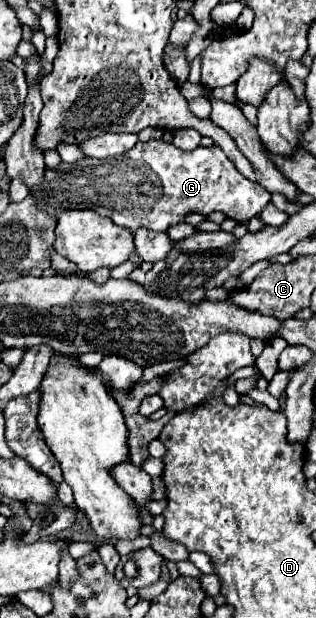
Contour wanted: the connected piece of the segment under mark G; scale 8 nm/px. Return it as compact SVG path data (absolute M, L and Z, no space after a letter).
M163 140L137 142L127 154L119 154L119 156L111 156L103 160L83 158L73 164L61 162L57 168L45 166L41 198L53 210L91 208L97 214L111 218L113 224L123 226L131 232L135 232L137 228L147 228L153 232L167 232L169 226L183 222L185 216L191 212L209 214L217 210L217 212L223 212L227 218L233 218L237 222L247 222L271 202L271 194L263 190L263 186L259 186L257 182L243 178L235 170L235 164L223 154L223 150L217 144L209 148L195 148L191 152L185 152L173 144L165 144Z

